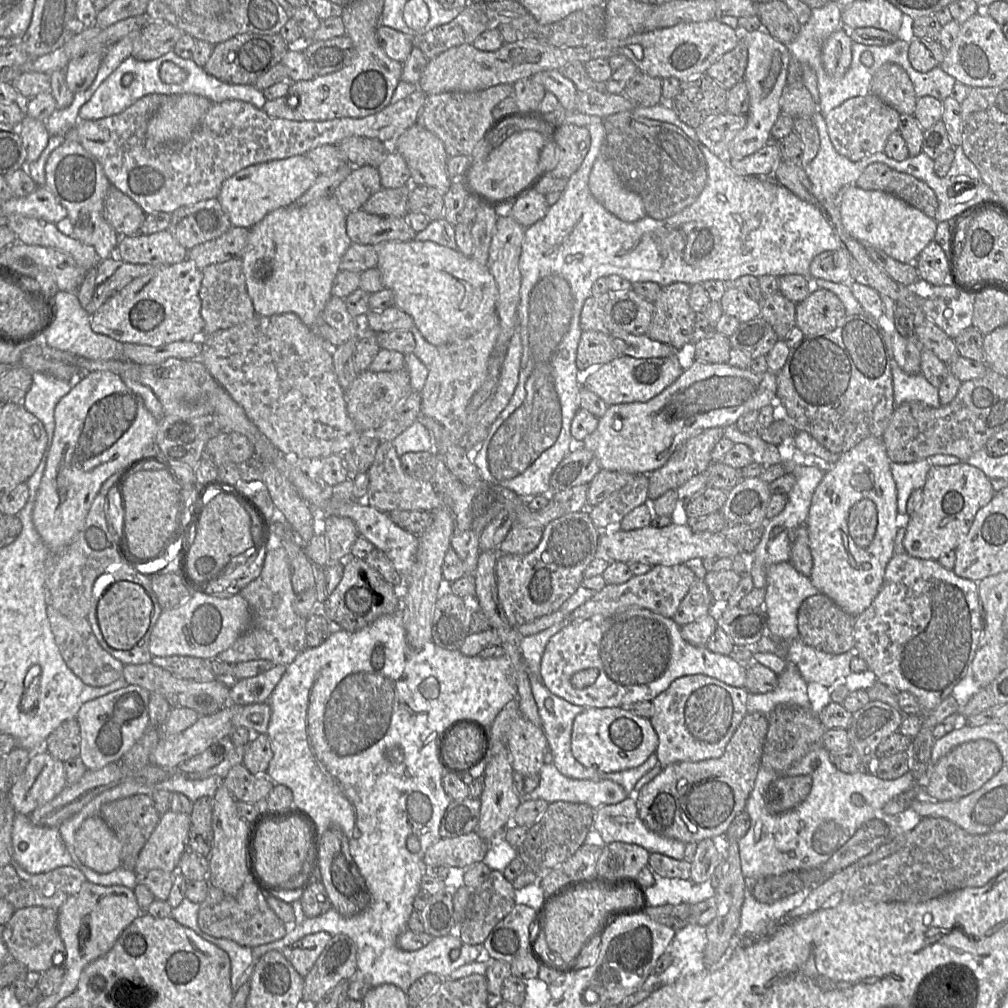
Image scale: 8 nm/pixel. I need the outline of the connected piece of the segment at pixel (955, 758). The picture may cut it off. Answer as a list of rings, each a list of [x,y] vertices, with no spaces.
[[[987,739],[968,741],[956,746],[934,765],[929,761],[925,790],[937,801],[959,799],[980,789],[1003,765],[1002,755],[995,743]]]

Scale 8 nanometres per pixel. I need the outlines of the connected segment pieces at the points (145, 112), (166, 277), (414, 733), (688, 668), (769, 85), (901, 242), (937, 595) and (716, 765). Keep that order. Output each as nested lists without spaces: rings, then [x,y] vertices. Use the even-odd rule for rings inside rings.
[[[420,89],[406,98],[390,104],[380,112],[363,118],[337,118],[325,121],[294,121],[272,118],[263,109],[241,100],[225,100],[212,103],[199,126],[182,146],[167,147],[153,143],[147,137],[147,126],[151,117],[164,102],[167,95],[149,94],[123,112],[97,120],[82,120],[65,133],[65,138],[78,141],[83,148],[101,164],[112,186],[121,190],[135,201],[146,214],[155,212],[172,213],[182,206],[201,200],[218,197],[223,183],[235,173],[250,165],[271,160],[284,159],[308,153],[322,145],[338,145],[352,136],[378,139],[391,145],[408,128],[417,123],[426,102],[427,95]]]
[[[189,260],[169,266],[156,267],[149,274],[132,280],[101,305],[91,315],[91,328],[95,333],[106,335],[121,343],[152,347],[159,347],[178,341],[198,340],[204,334],[204,320],[201,316],[201,299],[199,296],[202,279],[202,269],[199,269]]]
[[[400,590],[400,608],[395,611],[392,614],[388,614],[388,615],[383,615],[380,618],[378,618],[375,622],[373,622],[371,625],[363,628],[360,631],[357,631],[355,633],[349,633],[347,631],[344,630],[340,630],[336,633],[330,634],[329,637],[319,646],[317,647],[313,647],[313,648],[305,648],[304,651],[302,651],[295,659],[292,663],[290,663],[289,665],[287,665],[286,667],[286,671],[283,674],[283,676],[281,677],[280,681],[278,682],[278,684],[276,685],[276,687],[274,688],[271,696],[268,699],[268,704],[270,705],[271,708],[271,717],[270,717],[270,721],[268,724],[268,729],[266,734],[268,735],[269,739],[270,739],[270,743],[271,743],[271,749],[273,752],[273,758],[271,759],[266,775],[267,777],[269,777],[275,784],[282,784],[287,786],[293,794],[293,804],[291,805],[291,807],[300,810],[304,813],[306,813],[307,815],[309,815],[317,824],[320,833],[323,833],[329,826],[339,826],[343,832],[345,833],[345,835],[347,836],[348,842],[349,842],[349,849],[350,849],[350,853],[359,869],[359,872],[361,873],[361,875],[363,876],[363,878],[365,879],[366,885],[370,891],[371,894],[371,904],[369,906],[369,908],[364,911],[363,913],[353,916],[353,917],[345,917],[342,916],[341,914],[339,914],[334,908],[330,908],[327,912],[325,912],[324,914],[318,916],[318,917],[314,917],[314,918],[299,918],[298,921],[292,925],[290,925],[289,927],[289,932],[280,940],[277,940],[275,942],[271,942],[268,944],[264,944],[264,945],[260,945],[254,948],[248,948],[245,946],[242,946],[232,940],[229,939],[225,939],[225,938],[214,938],[206,933],[204,933],[198,926],[198,913],[199,913],[199,905],[200,904],[196,904],[191,902],[190,900],[184,898],[183,901],[180,903],[180,905],[178,905],[176,908],[173,908],[172,913],[171,913],[171,917],[177,921],[179,924],[186,926],[188,928],[190,928],[191,930],[193,930],[199,937],[201,937],[202,939],[214,944],[215,946],[219,947],[220,949],[222,949],[223,951],[225,951],[229,958],[230,958],[230,963],[231,963],[231,986],[232,986],[232,990],[233,990],[233,994],[235,995],[235,993],[238,991],[238,989],[247,981],[249,981],[251,973],[252,973],[252,969],[253,966],[255,964],[255,962],[257,960],[259,960],[264,954],[266,954],[269,951],[272,950],[277,950],[277,951],[282,951],[282,949],[284,949],[285,947],[293,944],[294,942],[300,940],[301,938],[310,935],[310,934],[315,934],[317,932],[327,932],[329,933],[331,936],[335,936],[338,934],[344,934],[349,936],[356,944],[357,947],[357,968],[358,968],[358,972],[360,974],[362,974],[362,976],[364,977],[364,979],[366,980],[366,982],[370,985],[370,987],[377,987],[379,985],[382,984],[393,984],[397,987],[399,987],[401,990],[403,990],[405,993],[407,993],[408,989],[410,988],[410,986],[421,976],[425,975],[426,973],[433,973],[433,974],[437,974],[440,977],[442,977],[443,979],[448,979],[450,974],[452,972],[454,972],[455,970],[457,970],[458,968],[460,968],[461,966],[465,965],[465,964],[469,964],[475,961],[478,961],[479,959],[482,959],[483,955],[484,955],[484,946],[482,944],[479,945],[469,945],[464,943],[459,936],[454,933],[454,934],[450,934],[447,936],[442,936],[442,937],[435,937],[433,938],[430,943],[428,943],[425,947],[419,949],[419,950],[415,950],[415,951],[405,951],[402,950],[401,948],[399,948],[399,946],[397,945],[397,939],[399,937],[399,935],[401,935],[403,932],[405,932],[408,929],[408,920],[409,917],[411,915],[411,913],[414,911],[413,908],[413,901],[416,897],[416,895],[419,893],[419,891],[421,890],[421,880],[424,874],[427,873],[427,871],[429,870],[429,868],[426,866],[426,864],[424,863],[424,856],[425,853],[427,851],[427,849],[432,846],[433,844],[435,844],[436,842],[438,842],[441,839],[440,836],[440,823],[441,823],[441,819],[447,809],[447,807],[449,806],[449,804],[452,801],[452,798],[445,792],[443,785],[442,785],[442,777],[445,773],[450,773],[450,771],[443,766],[443,764],[441,763],[441,741],[442,741],[442,736],[447,732],[450,731],[450,726],[453,722],[460,720],[460,719],[475,719],[480,721],[485,727],[487,727],[488,729],[491,727],[492,722],[494,721],[495,717],[498,715],[498,713],[502,710],[502,708],[511,700],[517,699],[517,692],[516,692],[516,687],[514,684],[514,679],[513,679],[513,669],[511,666],[511,663],[509,661],[509,659],[505,656],[498,656],[498,657],[494,657],[494,658],[482,658],[479,655],[476,656],[465,656],[463,655],[460,650],[447,650],[444,648],[441,648],[440,646],[436,645],[433,641],[431,641],[430,643],[428,643],[427,645],[425,645],[425,647],[420,650],[420,651],[414,651],[410,648],[409,644],[407,643],[407,639],[406,639],[406,631],[404,628],[404,624],[403,624],[403,618],[402,618],[402,609],[401,609],[401,590]]]
[[[630,607],[601,622],[594,622],[591,619],[568,620],[566,625],[549,639],[541,659],[540,675],[544,686],[552,694],[571,704],[584,708],[620,708],[638,702],[652,702],[674,680],[687,675],[706,675],[732,687],[744,687],[746,667],[747,665],[741,665],[729,655],[714,653],[705,646],[689,644],[681,636],[681,627],[672,618],[648,609]],[[588,668],[598,670],[595,682],[583,689],[574,688],[570,682],[573,674]]]
[[[739,30],[740,40],[743,40],[748,48],[748,62],[743,81],[748,89],[749,110],[746,125],[728,145],[725,162],[751,155],[771,141],[771,128],[782,113],[780,101],[787,84],[788,67],[792,58],[788,46],[773,38],[765,30],[752,32]]]
[[[849,185],[839,199],[845,230],[864,247],[879,249],[902,263],[915,263],[921,251],[934,240],[937,222],[896,195]]]
[[[894,553],[886,566],[883,582],[877,596],[865,611],[855,617],[853,629],[853,651],[866,662],[868,670],[875,674],[877,681],[894,691],[907,691],[912,693],[920,704],[921,714],[928,714],[944,699],[951,695],[954,687],[971,669],[983,629],[984,612],[978,592],[978,582],[958,576],[954,573],[953,569],[943,567],[938,560],[916,558],[908,553]]]
[[[748,713],[721,757],[698,762],[677,762],[663,767],[637,794],[639,818],[651,831],[684,844],[724,837],[734,818],[745,810],[761,765],[767,730],[766,715]]]

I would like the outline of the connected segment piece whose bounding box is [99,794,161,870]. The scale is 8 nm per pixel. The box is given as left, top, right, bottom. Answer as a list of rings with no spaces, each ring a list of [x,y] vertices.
[[[135,794],[103,804],[99,816],[107,823],[121,844],[121,867],[134,870],[138,855],[157,826],[161,815],[147,794]]]

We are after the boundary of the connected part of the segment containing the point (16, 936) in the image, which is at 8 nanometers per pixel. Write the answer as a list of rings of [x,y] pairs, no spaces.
[[[45,907],[16,909],[4,925],[2,938],[9,960],[19,962],[27,971],[44,973],[52,967],[64,964],[65,946],[59,933],[57,910]]]

